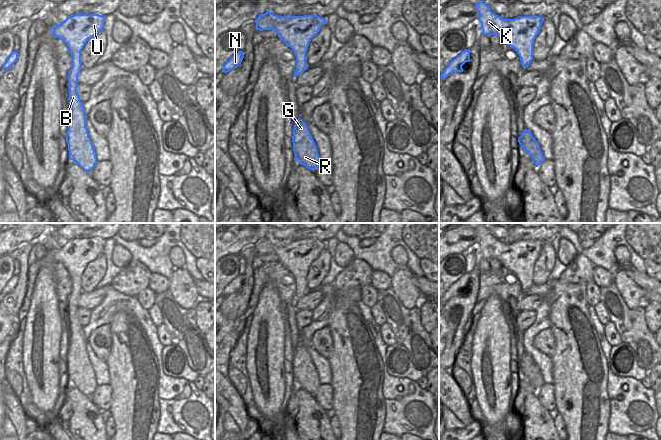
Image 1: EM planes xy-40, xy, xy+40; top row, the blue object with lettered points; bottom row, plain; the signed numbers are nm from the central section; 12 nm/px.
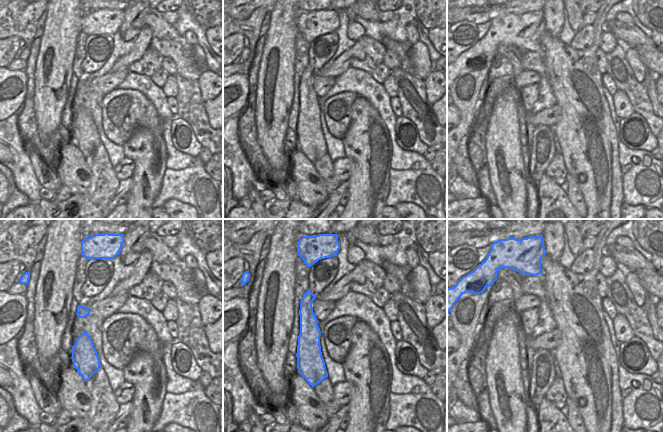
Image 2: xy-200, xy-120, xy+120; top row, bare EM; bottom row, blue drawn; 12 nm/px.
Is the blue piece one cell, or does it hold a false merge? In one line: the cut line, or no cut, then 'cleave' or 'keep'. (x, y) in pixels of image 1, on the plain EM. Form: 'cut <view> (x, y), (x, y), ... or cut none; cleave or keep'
cut none; keep

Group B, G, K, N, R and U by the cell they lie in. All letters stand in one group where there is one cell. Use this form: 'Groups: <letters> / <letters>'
Groups: B G K N R U.

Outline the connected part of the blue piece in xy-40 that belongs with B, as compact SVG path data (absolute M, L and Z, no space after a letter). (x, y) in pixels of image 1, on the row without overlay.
M75 238L53 251L55 262L62 263L72 279L68 300L70 338L66 366L69 383L91 396L97 387L96 376L86 351L87 338L77 317L81 296L81 275L87 265L104 253L105 241L99 238Z

